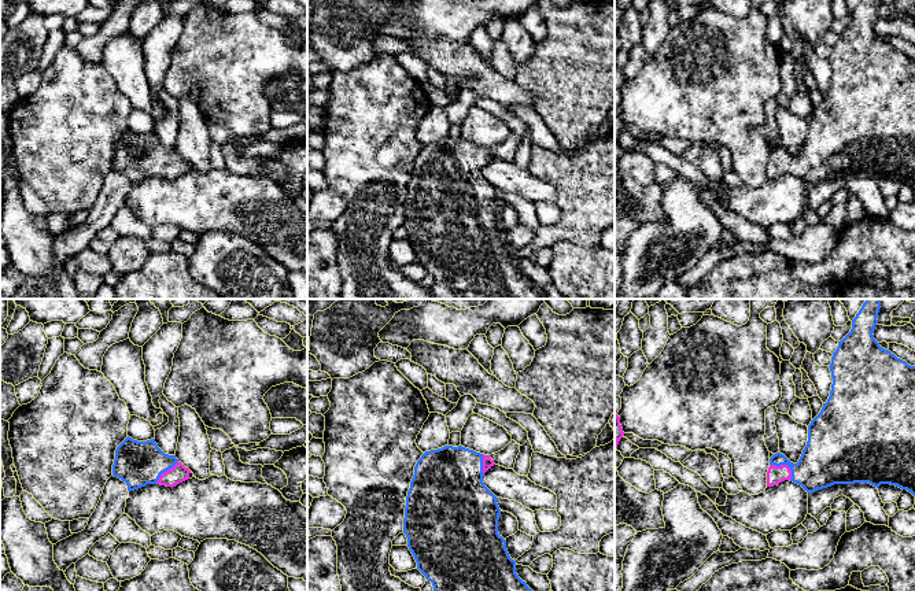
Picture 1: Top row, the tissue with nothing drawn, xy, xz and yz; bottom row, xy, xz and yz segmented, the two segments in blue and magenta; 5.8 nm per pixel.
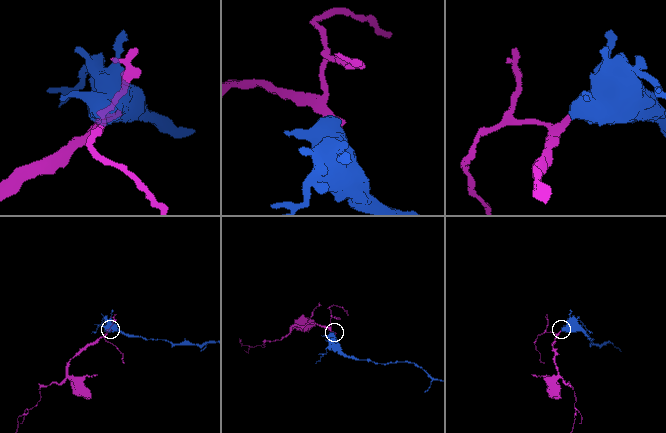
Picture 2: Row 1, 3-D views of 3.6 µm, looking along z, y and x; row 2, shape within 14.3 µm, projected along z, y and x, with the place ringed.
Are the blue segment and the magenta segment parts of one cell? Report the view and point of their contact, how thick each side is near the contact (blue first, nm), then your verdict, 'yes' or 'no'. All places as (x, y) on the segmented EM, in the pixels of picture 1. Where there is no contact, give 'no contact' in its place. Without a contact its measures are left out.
contact yz (785, 464); calibres 300 and 110 nm; yes

